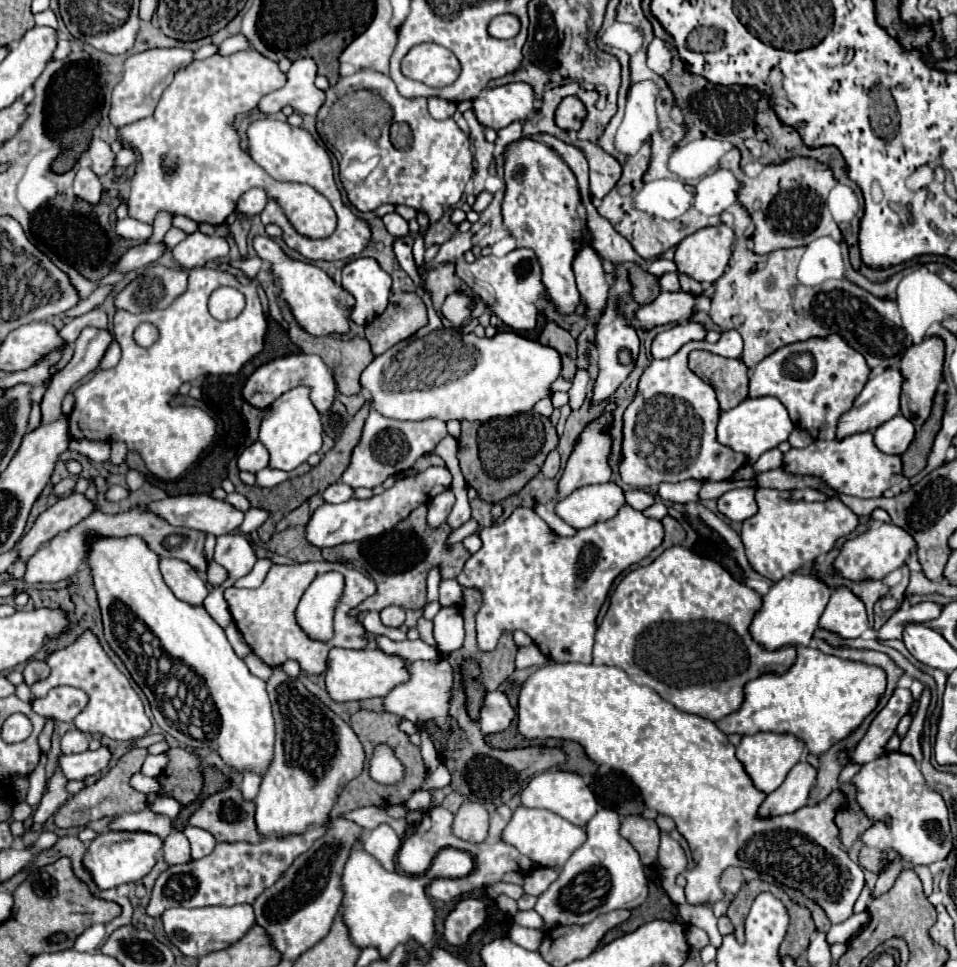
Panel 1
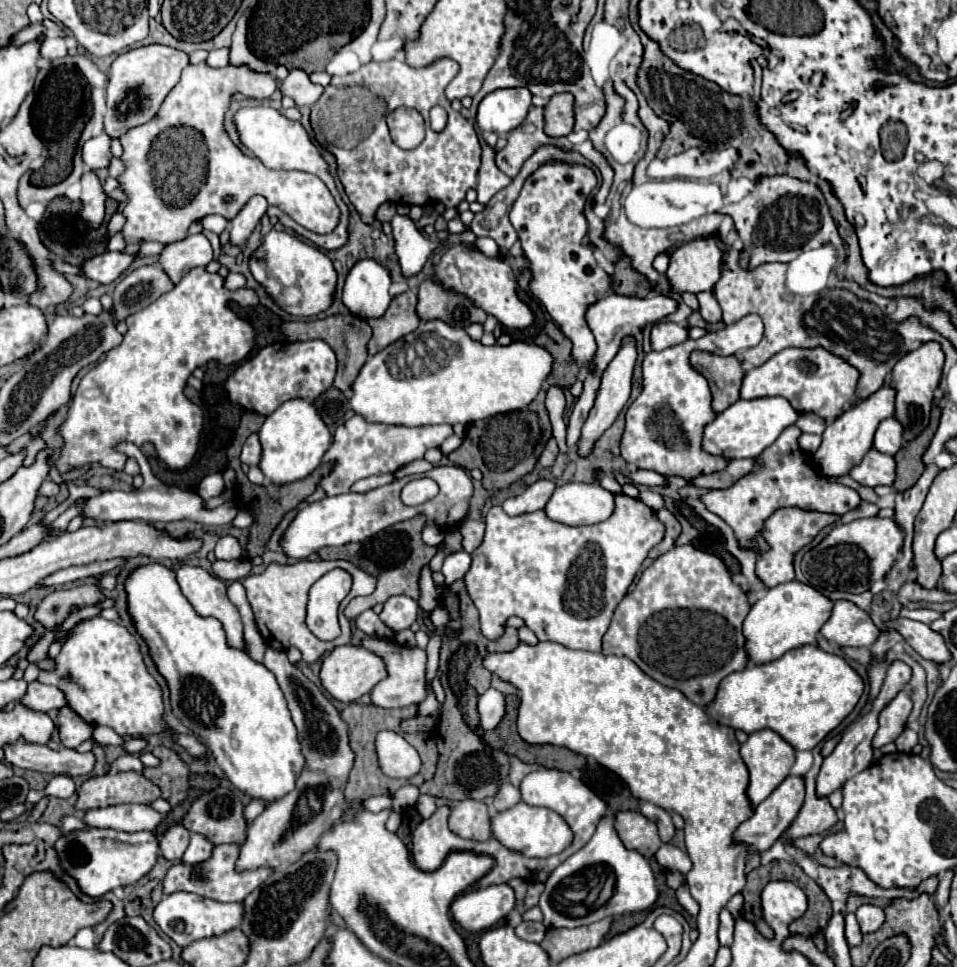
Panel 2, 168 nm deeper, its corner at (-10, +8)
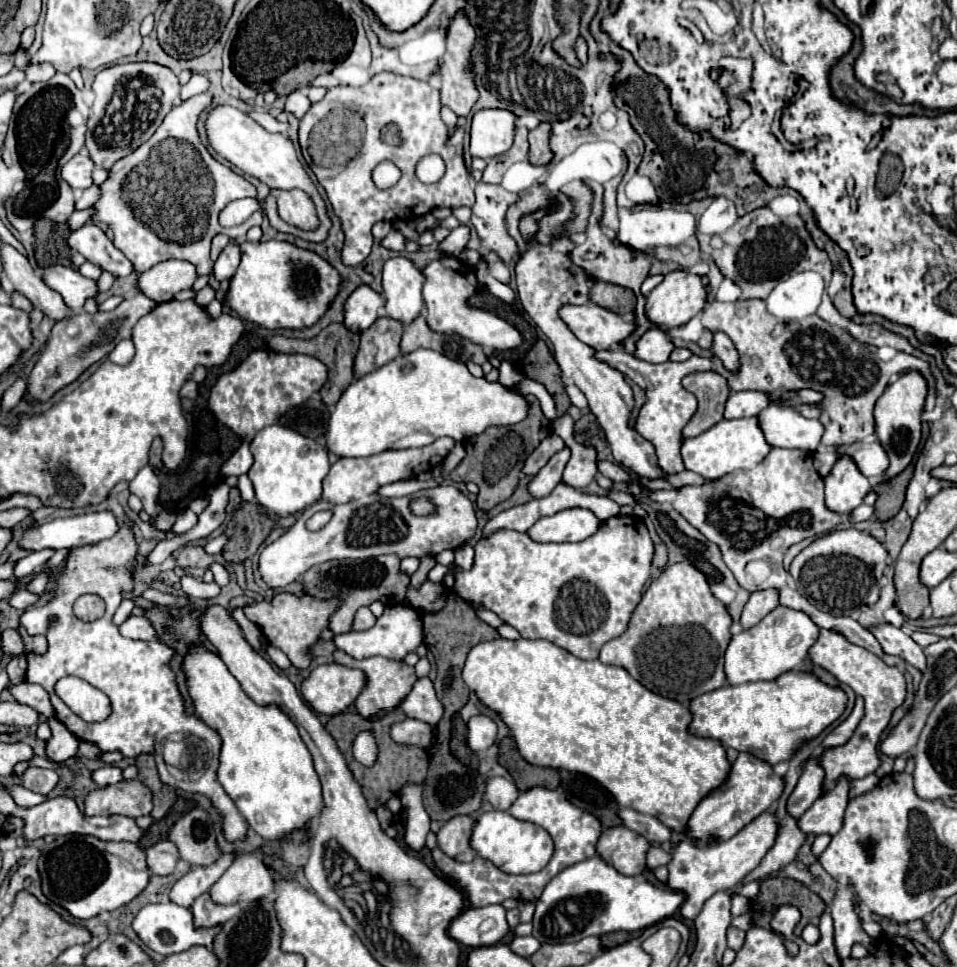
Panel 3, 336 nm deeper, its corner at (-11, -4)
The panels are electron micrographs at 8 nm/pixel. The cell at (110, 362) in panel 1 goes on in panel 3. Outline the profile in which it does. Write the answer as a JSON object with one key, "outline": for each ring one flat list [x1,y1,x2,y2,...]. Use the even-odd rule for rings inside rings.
{"outline":[[137,292,133,298,123,300,111,312,101,312,101,310,95,314,81,312,81,314,73,314,65,322,57,322,53,326,51,338,49,338,43,354,39,356,39,362,35,364,31,376,27,378,29,404,33,404,35,396,39,400,49,400,59,388,77,380,77,376,87,366,91,366,91,364,99,362,103,356,107,356,115,348,117,342,121,342,123,338,131,338,131,328,137,324,137,320,141,316,149,314,149,310,153,310,153,306,157,306,153,300,149,300,141,292]]}

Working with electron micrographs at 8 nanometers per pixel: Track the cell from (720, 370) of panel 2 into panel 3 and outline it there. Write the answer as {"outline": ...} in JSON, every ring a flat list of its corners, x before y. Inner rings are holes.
{"outline":[[693,372,681,380,683,388,693,392,699,400,699,410,683,428,683,438,693,438,723,420,725,400,729,396,729,386,717,372]]}

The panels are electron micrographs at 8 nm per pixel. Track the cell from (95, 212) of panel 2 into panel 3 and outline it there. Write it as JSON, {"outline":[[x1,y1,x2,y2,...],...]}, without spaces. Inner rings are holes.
{"outline":[[85,224,83,228,71,232,69,246,113,276,127,276,133,272,133,264,113,246,97,224]]}

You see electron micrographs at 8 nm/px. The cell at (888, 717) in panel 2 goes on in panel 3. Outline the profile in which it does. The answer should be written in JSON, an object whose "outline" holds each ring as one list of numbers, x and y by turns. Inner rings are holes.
{"outline":[[829,630,819,632,817,642,809,648,809,660,815,666,821,666,827,672,831,672,841,684,847,684,857,696,863,696,865,700,865,714,859,726,855,728,853,736,843,746,823,750,823,754,817,758,817,764,825,770,821,794,827,794,837,786,837,778,865,778,879,766,877,742,881,742,893,710,905,700,905,672,899,670,899,666,887,666,879,656,867,652,865,648,845,642,841,634,829,634]]}

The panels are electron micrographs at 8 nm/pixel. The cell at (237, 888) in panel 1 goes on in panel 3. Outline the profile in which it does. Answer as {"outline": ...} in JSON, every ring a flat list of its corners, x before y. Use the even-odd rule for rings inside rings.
{"outline":[[203,894,201,898,197,898,197,902,191,908,193,926,213,928,225,924,229,918,233,918,233,914,239,914,239,910,241,910,239,906,213,906,213,902,209,902,209,894]]}

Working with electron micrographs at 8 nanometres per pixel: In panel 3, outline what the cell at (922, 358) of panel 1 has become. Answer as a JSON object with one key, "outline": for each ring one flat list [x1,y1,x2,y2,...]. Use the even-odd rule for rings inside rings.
{"outline":[[907,372,907,374,901,374,897,382,889,384,885,392,881,394,881,398,877,400,877,406,873,412,875,436,889,456,889,466,883,474,883,480,895,478,913,460,913,454,921,440,921,412,925,404,925,394,927,394,927,382,923,380,923,376,919,372]]}

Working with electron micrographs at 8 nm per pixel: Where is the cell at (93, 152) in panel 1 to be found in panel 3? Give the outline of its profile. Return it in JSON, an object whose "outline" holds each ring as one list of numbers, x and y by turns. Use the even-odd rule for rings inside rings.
{"outline":[[81,150,79,154,75,154,67,164,63,164,61,168,61,178,73,188,89,188,93,184,91,174,93,174,95,166,93,162,89,162,89,154,85,150]]}

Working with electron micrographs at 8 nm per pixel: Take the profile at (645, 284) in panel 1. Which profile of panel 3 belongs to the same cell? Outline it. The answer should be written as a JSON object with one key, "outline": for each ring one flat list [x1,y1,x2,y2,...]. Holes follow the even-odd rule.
{"outline":[[595,282,589,288,589,300,623,318,631,316,635,310,635,294,631,290,625,290,621,286,609,286,605,282]]}

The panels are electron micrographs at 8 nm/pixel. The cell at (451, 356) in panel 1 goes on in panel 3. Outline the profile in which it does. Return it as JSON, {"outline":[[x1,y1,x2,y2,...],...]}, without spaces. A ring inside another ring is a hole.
{"outline":[[415,350,413,354,397,356,373,374,365,374,349,384,331,410,323,446,339,458,359,458,373,456,383,450,427,446,441,436,451,436,461,442,473,434,481,434,489,426,511,426,521,422,527,416,527,408,529,406,521,394,509,392,499,382,489,384,485,378,471,376,463,362,445,358,435,350]]}

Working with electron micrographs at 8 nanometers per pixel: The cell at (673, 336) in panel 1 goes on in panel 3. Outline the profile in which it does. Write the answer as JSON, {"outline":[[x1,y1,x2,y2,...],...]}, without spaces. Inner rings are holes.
{"outline":[[651,326,635,344,635,358,649,362,649,364,661,364,667,362,669,354,673,350,671,340,665,336,663,330]]}

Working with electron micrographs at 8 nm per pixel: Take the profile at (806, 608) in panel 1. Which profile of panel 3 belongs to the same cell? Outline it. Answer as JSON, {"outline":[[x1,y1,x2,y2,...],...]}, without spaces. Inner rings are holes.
{"outline":[[777,606,771,610,757,626,731,635,731,642,725,650,725,678,727,684,743,684,757,680,775,680,779,674,797,668,803,660,807,660,807,650,817,640,817,626,813,626,807,614,799,610,789,610,785,606]]}

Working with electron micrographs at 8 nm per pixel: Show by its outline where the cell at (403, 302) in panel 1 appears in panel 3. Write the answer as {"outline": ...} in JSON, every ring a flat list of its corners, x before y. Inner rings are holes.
{"outline":[[377,318,365,332,361,332,361,344,353,364,355,378,361,378,397,358,401,334,401,322,393,322,391,318]]}

